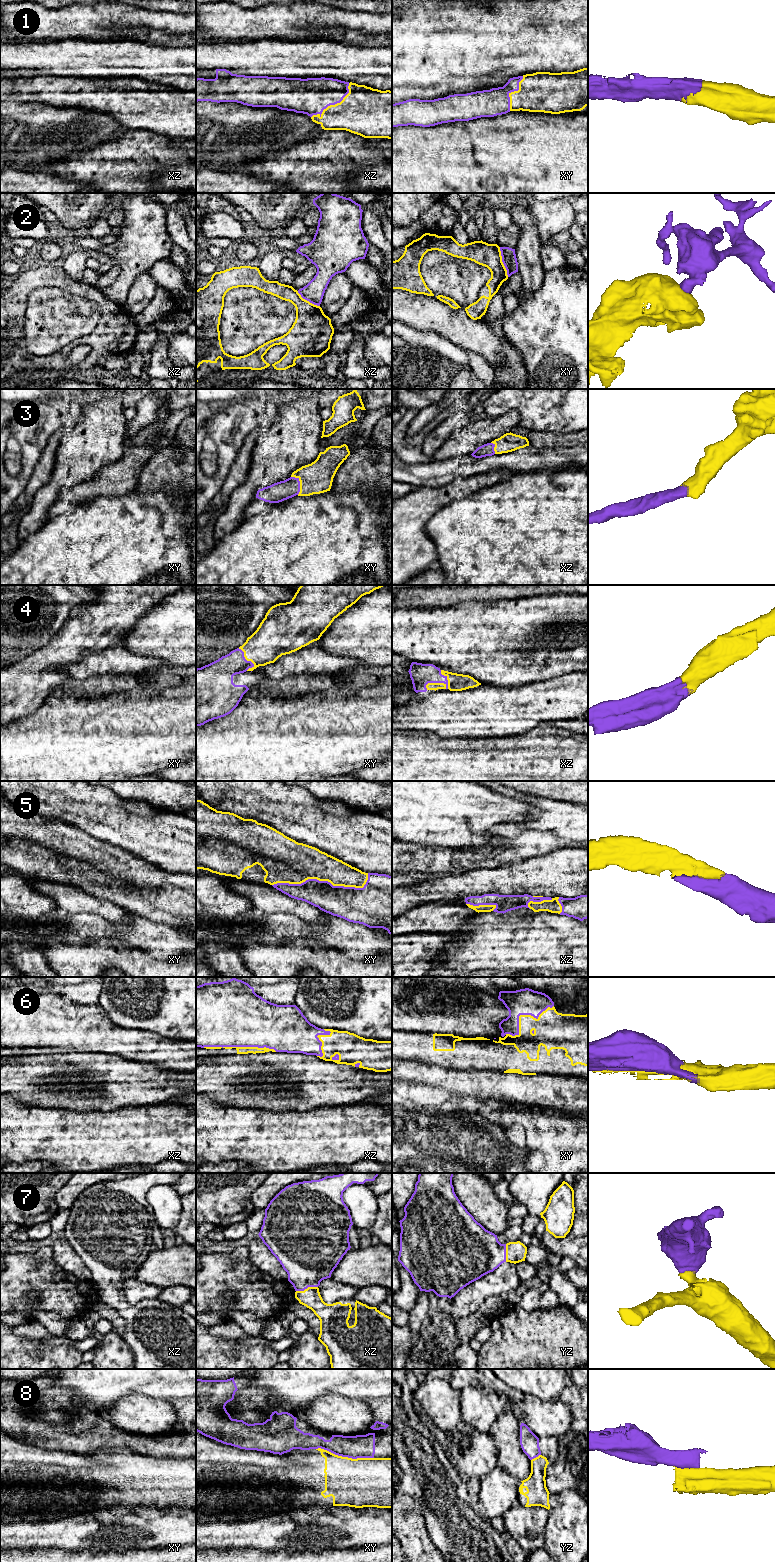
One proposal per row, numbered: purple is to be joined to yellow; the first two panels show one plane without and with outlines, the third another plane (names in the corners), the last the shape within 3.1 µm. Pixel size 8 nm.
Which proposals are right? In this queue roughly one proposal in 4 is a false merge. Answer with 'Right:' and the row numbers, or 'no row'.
Right: 1, 3, 4, 5, 6, 7

